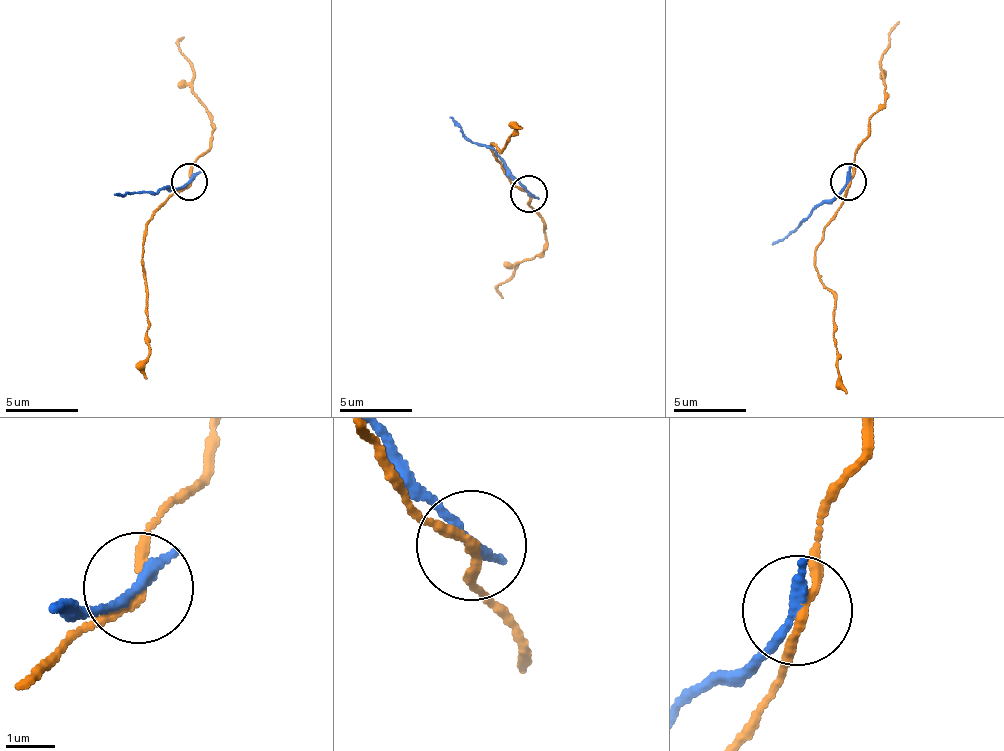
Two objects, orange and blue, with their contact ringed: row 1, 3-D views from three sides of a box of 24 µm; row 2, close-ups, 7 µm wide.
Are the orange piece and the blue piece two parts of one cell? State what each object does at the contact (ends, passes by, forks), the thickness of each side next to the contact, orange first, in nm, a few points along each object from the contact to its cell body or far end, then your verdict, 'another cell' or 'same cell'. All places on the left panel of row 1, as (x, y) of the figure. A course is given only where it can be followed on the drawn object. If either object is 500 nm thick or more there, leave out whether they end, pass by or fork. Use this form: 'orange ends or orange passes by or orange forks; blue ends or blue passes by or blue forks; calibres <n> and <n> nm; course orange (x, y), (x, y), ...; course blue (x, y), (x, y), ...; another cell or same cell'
orange passes by; blue ends; calibres 180 and 260 nm; course orange (188, 183), (146, 227), (142, 255), (146, 277), (148, 377); course blue (188, 183), (155, 193), (112, 195); another cell

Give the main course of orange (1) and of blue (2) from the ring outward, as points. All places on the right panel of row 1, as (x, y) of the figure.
1: (849, 182), (842, 205), (816, 252), (819, 280), (834, 296), (834, 348), (846, 392)
2: (849, 182), (773, 246)

